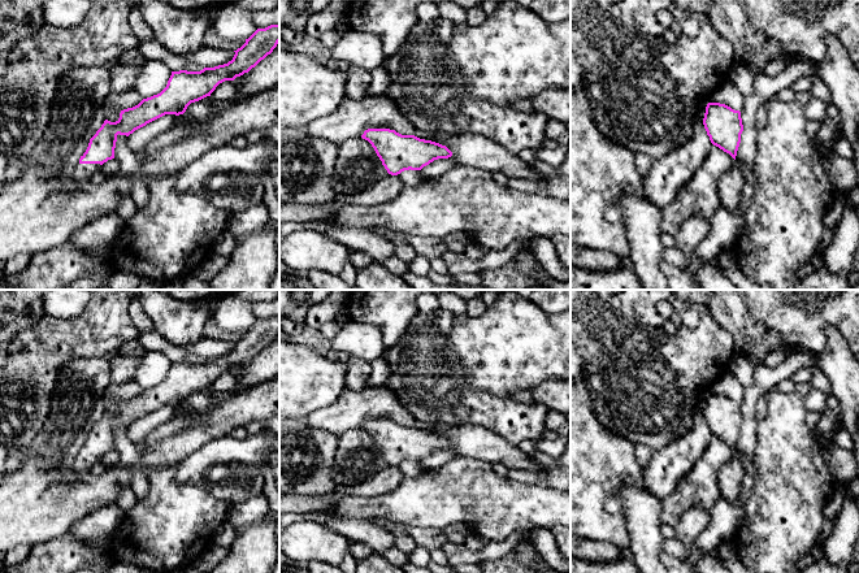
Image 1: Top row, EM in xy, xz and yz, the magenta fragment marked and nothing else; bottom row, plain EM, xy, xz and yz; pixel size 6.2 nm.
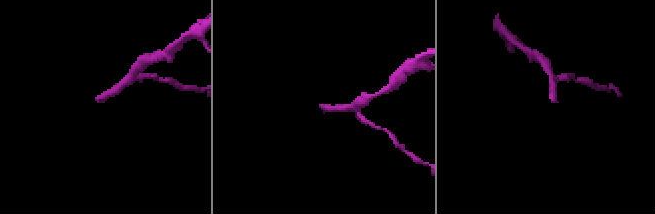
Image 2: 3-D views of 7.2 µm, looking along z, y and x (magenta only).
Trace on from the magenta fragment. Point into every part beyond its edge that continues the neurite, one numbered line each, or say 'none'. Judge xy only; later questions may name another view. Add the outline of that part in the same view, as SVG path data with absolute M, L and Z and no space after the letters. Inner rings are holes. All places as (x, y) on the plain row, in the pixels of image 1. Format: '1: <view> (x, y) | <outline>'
1: xy (82, 463) | M79 455L74 460L74 473L82 474L88 473L88 469L95 463L101 460L100 455Z

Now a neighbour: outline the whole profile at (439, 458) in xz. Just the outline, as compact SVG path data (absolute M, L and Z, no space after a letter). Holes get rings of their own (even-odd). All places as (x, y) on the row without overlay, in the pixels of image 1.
M452 448L448 450L438 450L430 453L429 456L421 460L421 465L425 469L434 469L444 465L446 463L451 461L452 459L457 457Z

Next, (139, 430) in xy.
M165 405L147 414L146 417L135 421L127 429L129 439L134 444L140 446L142 442L151 434L152 430L155 430L157 426L168 422L174 417L177 408L178 407L175 405Z

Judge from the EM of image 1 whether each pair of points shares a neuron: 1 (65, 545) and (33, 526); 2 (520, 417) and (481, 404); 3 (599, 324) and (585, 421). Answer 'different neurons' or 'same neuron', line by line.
1: different neurons
2: same neuron
3: different neurons

